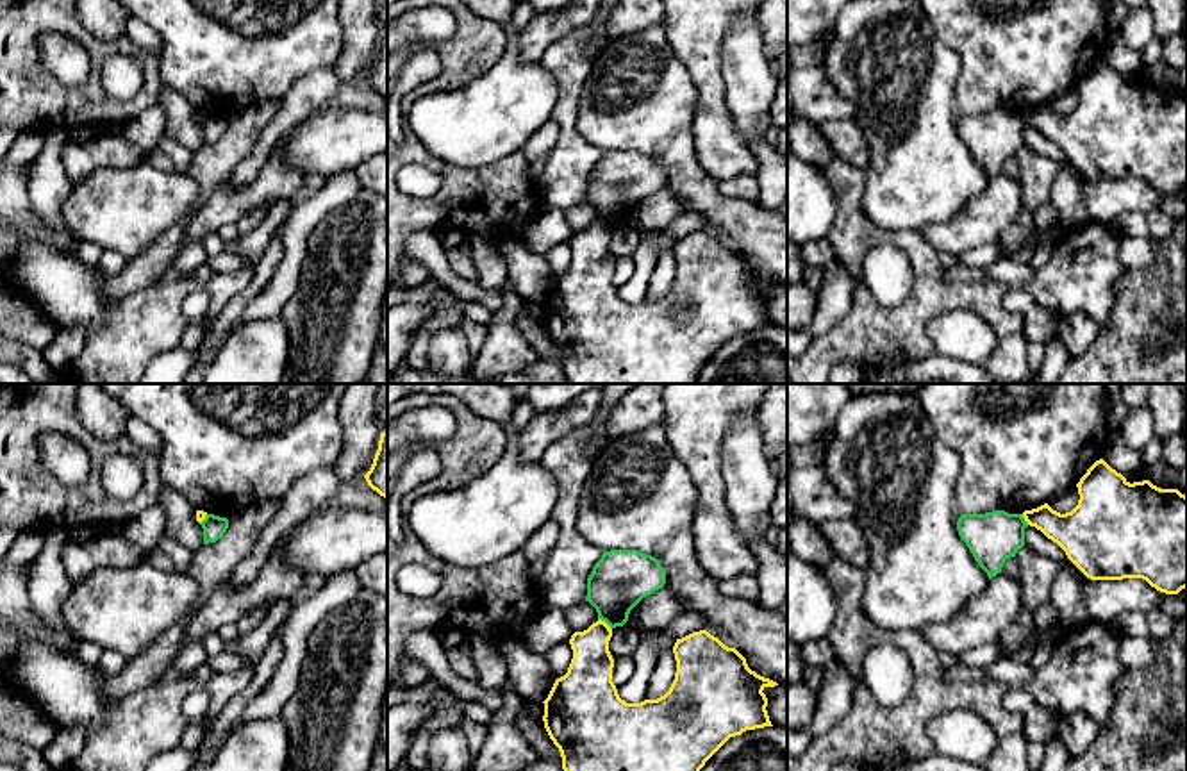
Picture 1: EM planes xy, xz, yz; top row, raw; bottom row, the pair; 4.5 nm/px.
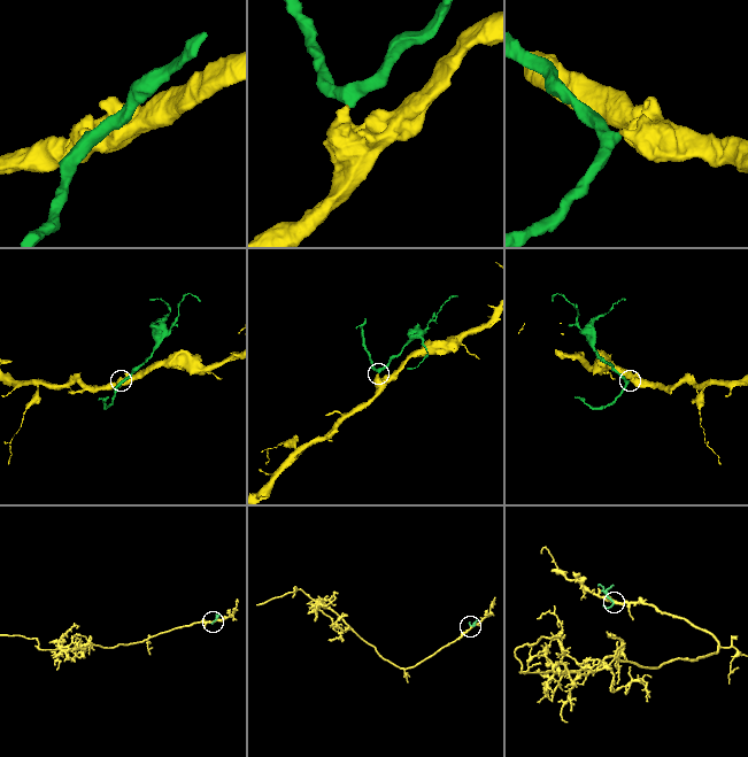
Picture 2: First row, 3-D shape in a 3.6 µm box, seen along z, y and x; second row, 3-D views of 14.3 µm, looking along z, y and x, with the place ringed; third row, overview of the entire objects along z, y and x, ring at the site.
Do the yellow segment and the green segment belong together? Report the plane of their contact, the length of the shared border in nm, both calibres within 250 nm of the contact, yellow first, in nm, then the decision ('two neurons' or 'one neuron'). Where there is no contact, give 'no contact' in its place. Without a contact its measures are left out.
xz | 90 nm | 200/260 nm | two neurons

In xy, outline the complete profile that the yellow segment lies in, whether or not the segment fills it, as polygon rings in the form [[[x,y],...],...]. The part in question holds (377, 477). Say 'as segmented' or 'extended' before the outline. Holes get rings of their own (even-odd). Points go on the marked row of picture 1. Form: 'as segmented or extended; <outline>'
as segmented; [[[387,428],[380,434],[378,450],[364,478],[373,491],[387,500]]]

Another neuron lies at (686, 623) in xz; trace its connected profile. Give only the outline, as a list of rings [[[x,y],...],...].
[[[682,612],[671,625],[664,630],[673,639],[682,639],[693,632],[707,630],[707,619],[698,612]]]

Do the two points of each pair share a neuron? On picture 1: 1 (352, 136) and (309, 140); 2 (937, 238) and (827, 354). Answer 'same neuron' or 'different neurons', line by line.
1: same neuron
2: different neurons

